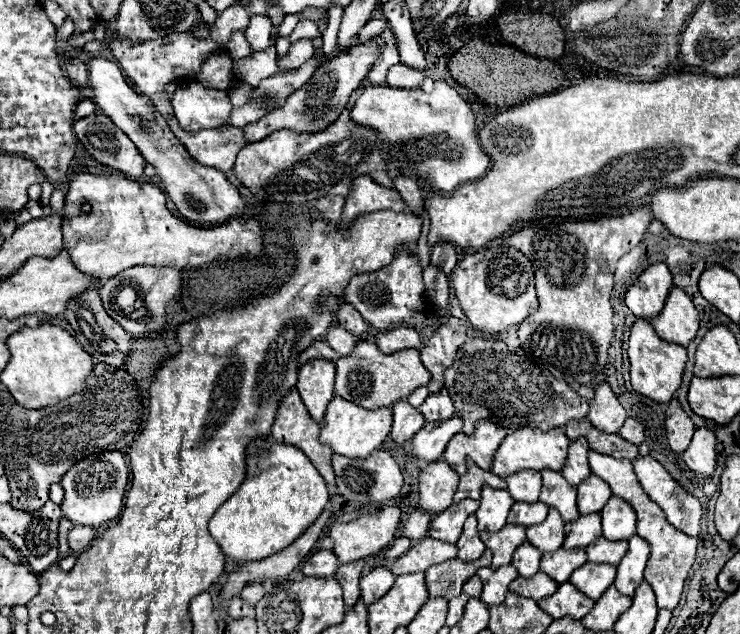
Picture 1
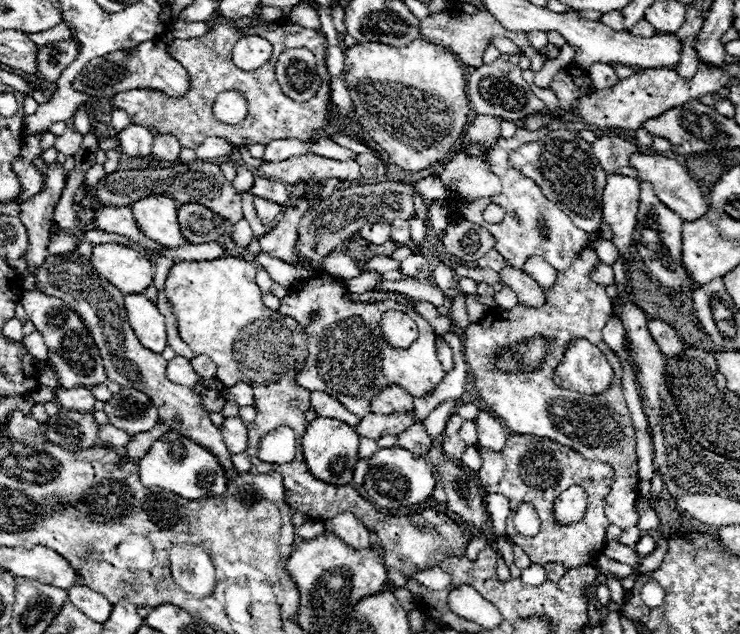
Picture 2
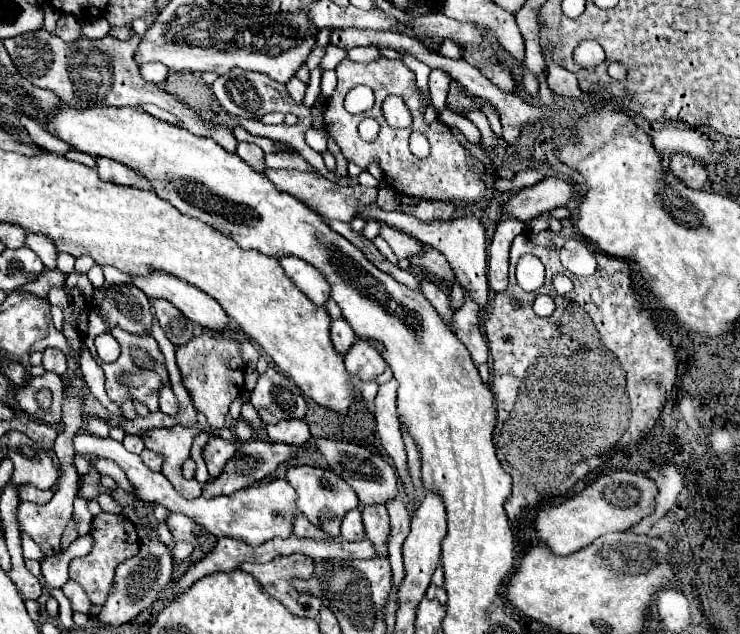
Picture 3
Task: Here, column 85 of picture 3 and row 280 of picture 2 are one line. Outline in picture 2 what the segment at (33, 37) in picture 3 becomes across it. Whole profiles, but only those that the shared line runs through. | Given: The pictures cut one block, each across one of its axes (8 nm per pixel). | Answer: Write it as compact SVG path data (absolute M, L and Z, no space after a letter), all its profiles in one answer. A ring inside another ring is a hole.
M68 252L62 256L48 256L44 266L40 268L44 272L36 274L36 290L42 294L50 294L66 302L84 322L84 326L90 330L90 336L94 338L104 366L106 366L106 376L110 382L120 384L122 388L134 388L146 392L146 396L154 402L158 410L158 424L170 426L172 432L178 432L192 442L198 442L202 448L210 450L218 460L222 470L226 470L226 480L232 482L236 478L238 470L234 470L234 464L230 460L228 446L224 444L222 432L212 424L208 410L202 404L202 398L198 398L190 388L178 386L166 378L166 366L168 362L150 350L146 350L138 338L134 336L130 324L126 322L126 308L124 308L124 294L112 284L106 282L106 278L98 276L94 270L90 258L78 254L78 252Z

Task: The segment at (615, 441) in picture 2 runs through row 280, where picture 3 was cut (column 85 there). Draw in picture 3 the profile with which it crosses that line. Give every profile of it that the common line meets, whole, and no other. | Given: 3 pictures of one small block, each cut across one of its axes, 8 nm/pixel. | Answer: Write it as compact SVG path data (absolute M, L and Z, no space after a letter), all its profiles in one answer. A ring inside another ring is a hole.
M100 512L98 516L94 516L90 536L94 540L92 552L84 558L74 558L70 562L70 580L78 582L84 588L84 592L88 594L88 600L92 602L92 606L102 606L106 602L106 594L112 586L116 566L138 552L140 536L138 536L134 524L128 518L108 514L108 512Z

